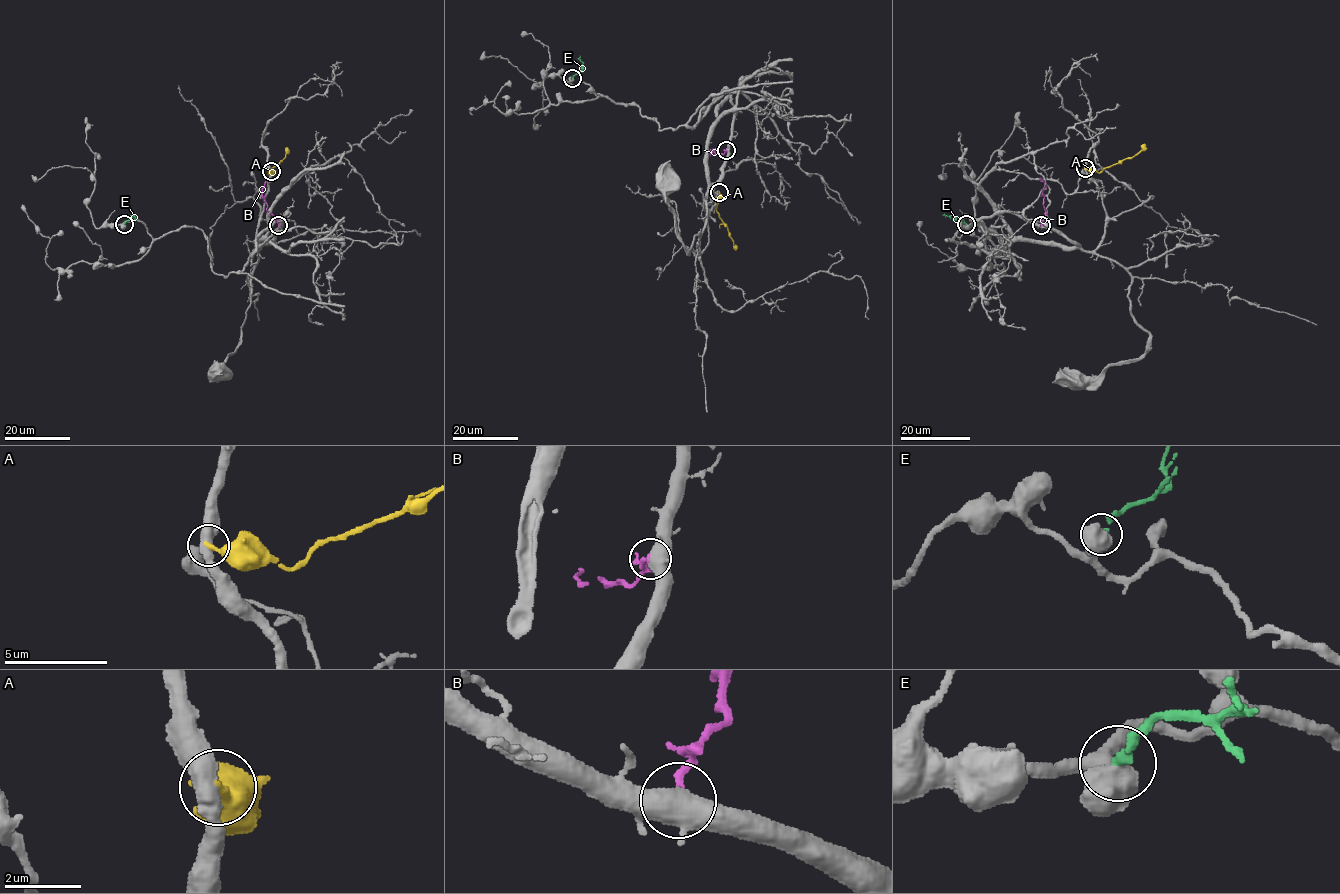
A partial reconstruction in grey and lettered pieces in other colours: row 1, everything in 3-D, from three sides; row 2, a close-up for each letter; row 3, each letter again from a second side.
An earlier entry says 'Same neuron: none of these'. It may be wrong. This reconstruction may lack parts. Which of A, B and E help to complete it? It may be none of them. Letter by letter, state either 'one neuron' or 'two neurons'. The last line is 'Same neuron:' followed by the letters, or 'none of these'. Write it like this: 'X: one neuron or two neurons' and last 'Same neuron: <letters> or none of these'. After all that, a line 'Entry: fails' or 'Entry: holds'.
A: two neurons
B: one neuron
E: two neurons
Same neuron: B
Entry: fails

